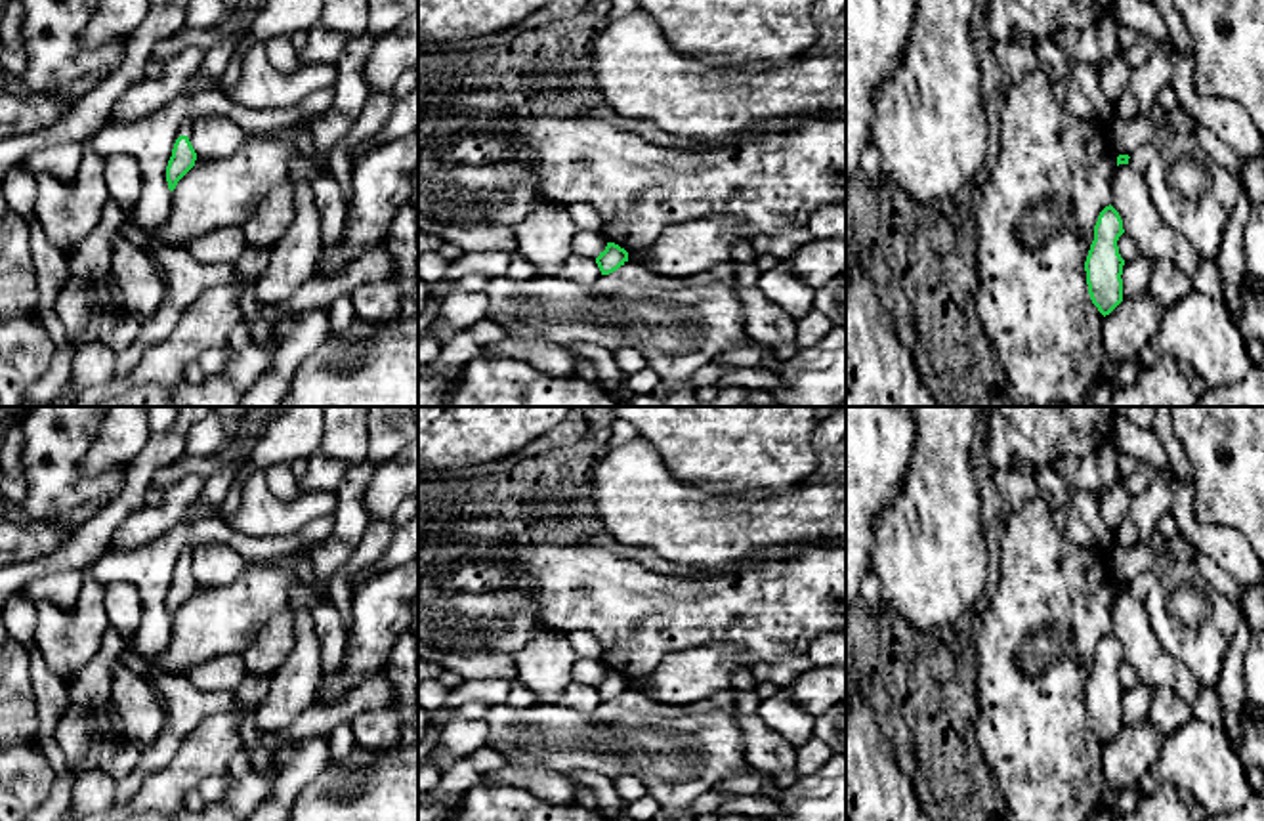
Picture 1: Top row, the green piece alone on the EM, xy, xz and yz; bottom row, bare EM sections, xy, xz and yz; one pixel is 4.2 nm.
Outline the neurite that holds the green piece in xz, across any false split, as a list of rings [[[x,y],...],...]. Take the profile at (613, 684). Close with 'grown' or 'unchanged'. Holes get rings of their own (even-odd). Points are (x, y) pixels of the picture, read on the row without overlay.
[[[607,670],[605,678],[600,680],[600,684],[596,685],[601,703],[617,699],[626,689],[628,689],[628,680],[615,670]]]; unchanged

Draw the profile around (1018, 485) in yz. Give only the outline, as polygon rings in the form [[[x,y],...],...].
[[[1027,466],[993,470],[993,479],[1012,512],[1018,512],[1029,500],[1039,498],[1035,474]]]

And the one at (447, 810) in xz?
[[[464,794],[451,800],[418,804],[418,821],[454,821],[462,808]]]

